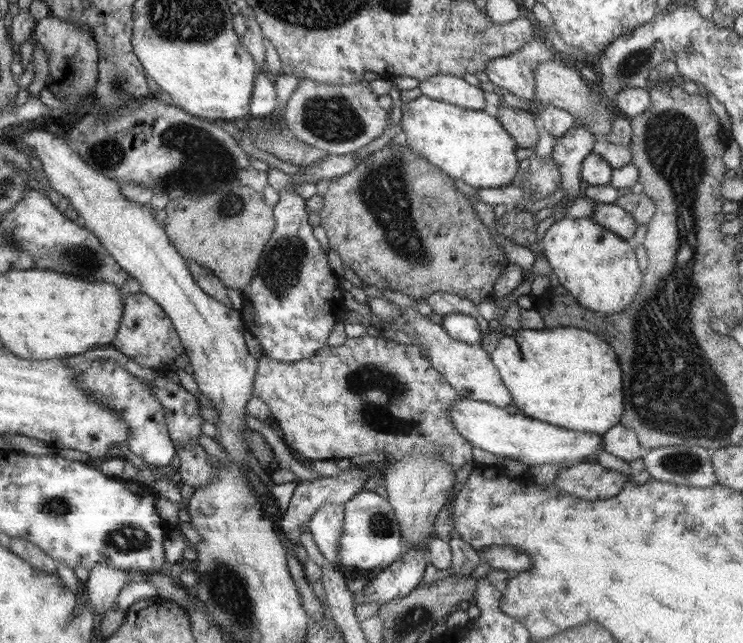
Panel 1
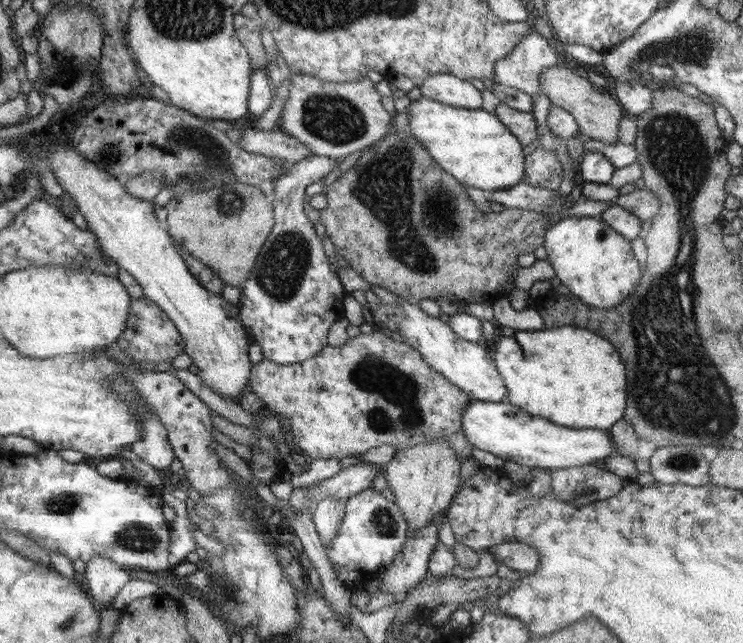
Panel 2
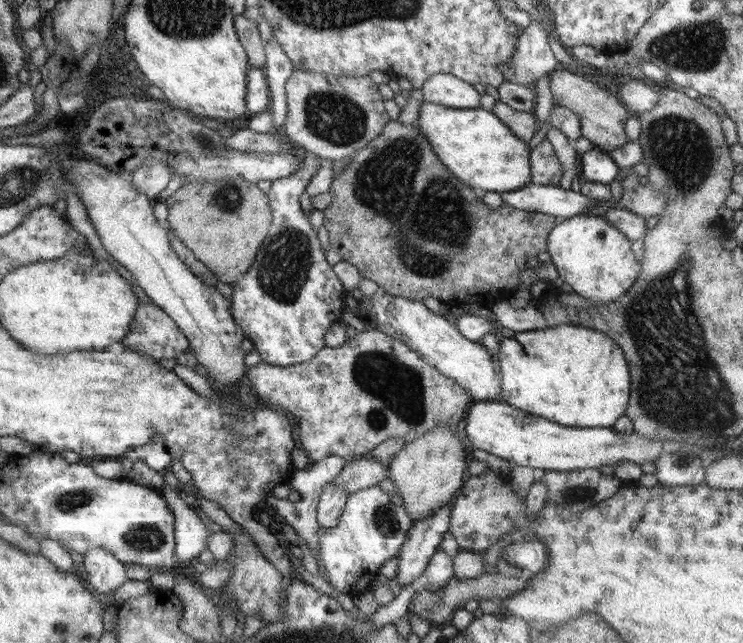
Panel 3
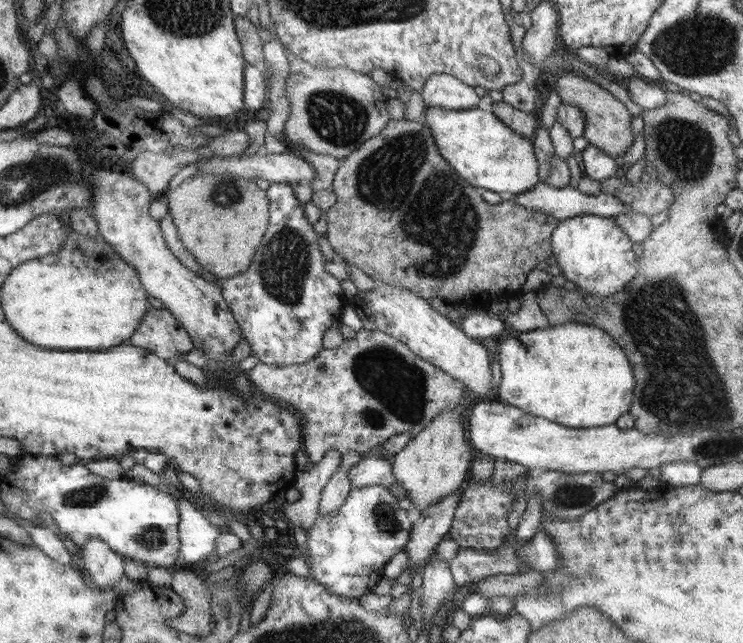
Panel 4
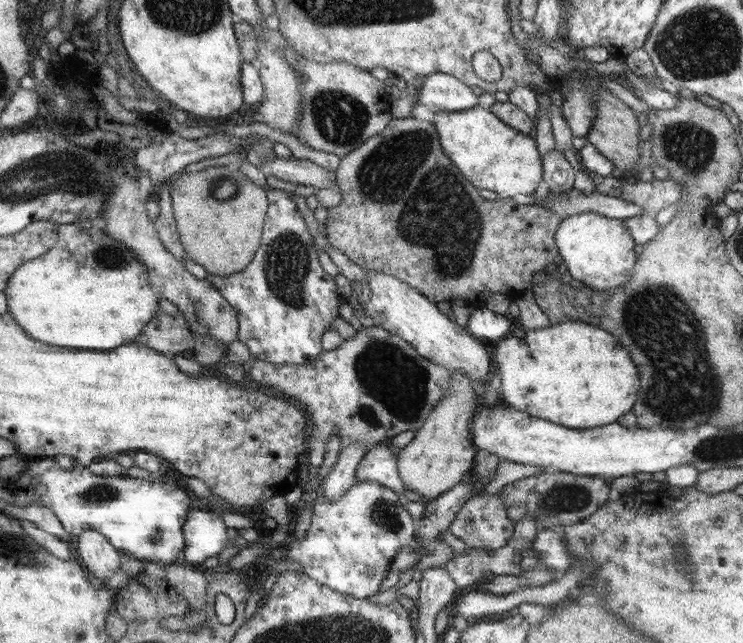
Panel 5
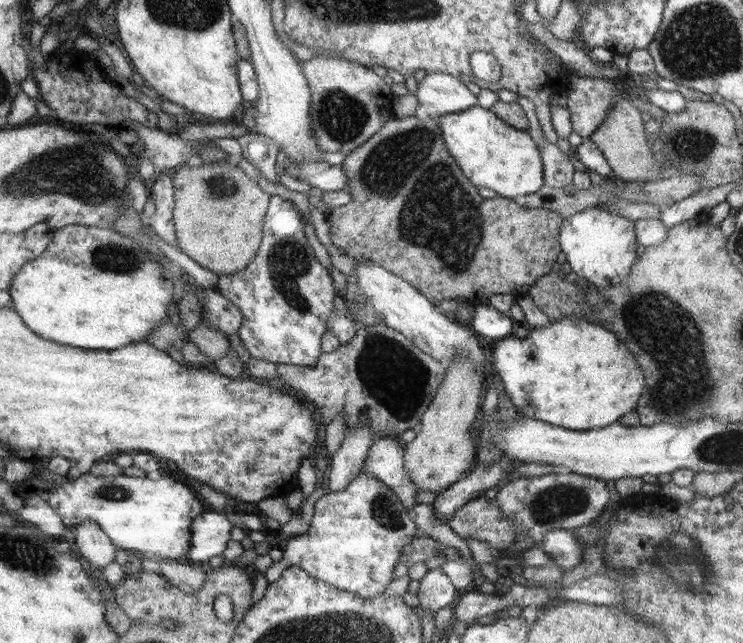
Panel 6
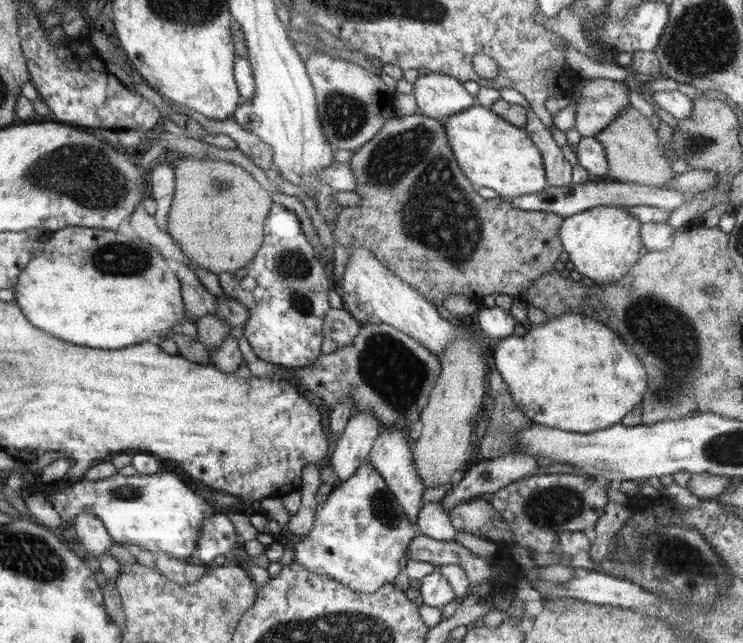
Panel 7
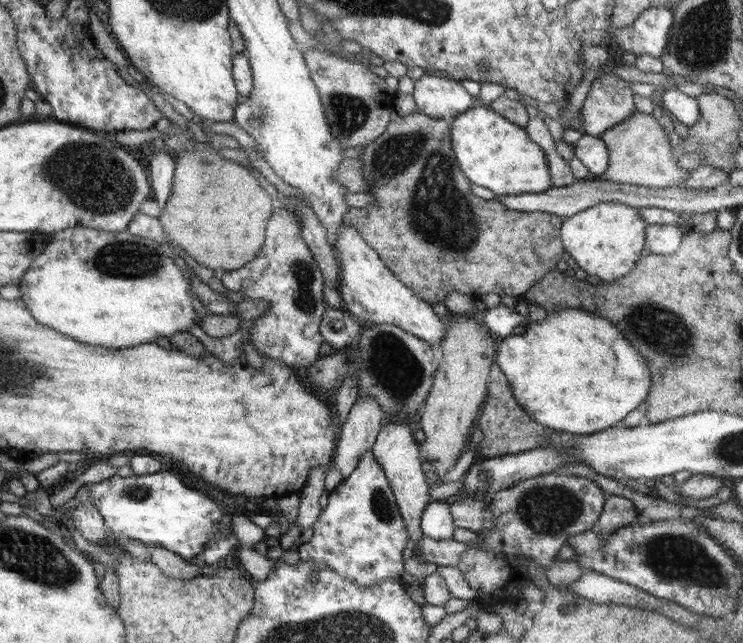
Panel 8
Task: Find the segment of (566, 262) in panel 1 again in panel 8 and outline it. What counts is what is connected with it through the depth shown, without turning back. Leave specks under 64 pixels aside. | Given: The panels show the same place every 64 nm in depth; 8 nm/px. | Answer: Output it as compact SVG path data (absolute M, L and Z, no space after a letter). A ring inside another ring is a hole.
M602 202L574 217L565 217L561 228L561 240L565 252L570 254L588 276L596 276L601 282L614 282L629 275L640 260L644 250L644 232L649 226L638 209L628 204Z

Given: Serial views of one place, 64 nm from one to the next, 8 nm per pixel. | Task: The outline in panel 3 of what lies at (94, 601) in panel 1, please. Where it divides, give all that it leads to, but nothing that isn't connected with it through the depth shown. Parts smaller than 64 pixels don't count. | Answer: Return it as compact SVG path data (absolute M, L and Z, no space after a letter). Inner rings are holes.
M91 548L83 558L84 572L88 575L87 583L97 594L112 596L129 579L126 564L103 548Z

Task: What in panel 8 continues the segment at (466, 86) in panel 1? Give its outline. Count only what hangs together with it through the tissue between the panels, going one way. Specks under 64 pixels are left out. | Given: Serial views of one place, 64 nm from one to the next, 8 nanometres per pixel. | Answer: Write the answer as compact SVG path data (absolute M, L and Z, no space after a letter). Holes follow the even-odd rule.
M432 72L415 81L411 95L420 113L438 120L451 121L474 106L474 96L470 96L458 80Z

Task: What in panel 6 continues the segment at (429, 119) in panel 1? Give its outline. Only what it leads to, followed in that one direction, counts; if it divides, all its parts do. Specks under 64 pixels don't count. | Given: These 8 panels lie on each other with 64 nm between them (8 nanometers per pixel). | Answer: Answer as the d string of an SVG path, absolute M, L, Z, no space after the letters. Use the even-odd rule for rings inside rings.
M476 105L449 115L440 115L438 123L445 147L452 153L469 180L479 188L490 188L497 195L514 200L517 196L534 194L545 186L543 162L536 141L522 129L514 128L492 109Z

